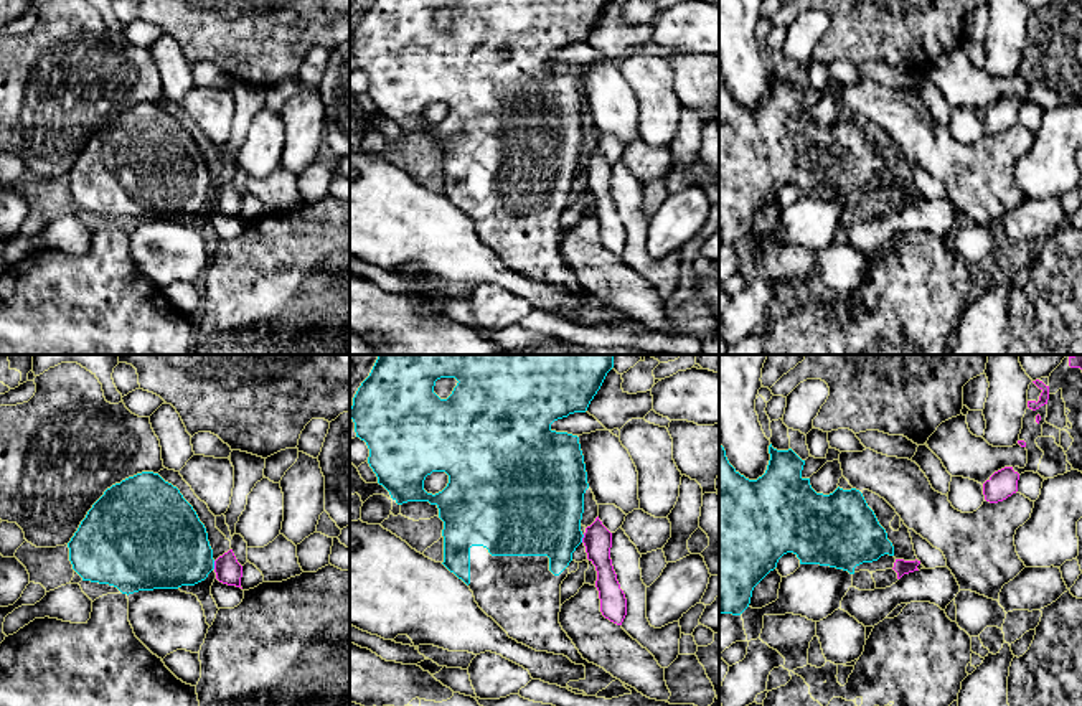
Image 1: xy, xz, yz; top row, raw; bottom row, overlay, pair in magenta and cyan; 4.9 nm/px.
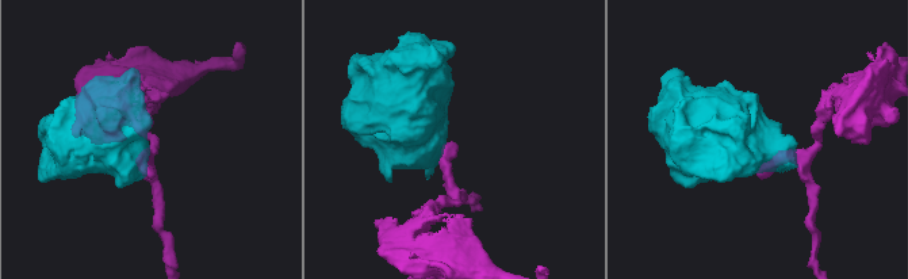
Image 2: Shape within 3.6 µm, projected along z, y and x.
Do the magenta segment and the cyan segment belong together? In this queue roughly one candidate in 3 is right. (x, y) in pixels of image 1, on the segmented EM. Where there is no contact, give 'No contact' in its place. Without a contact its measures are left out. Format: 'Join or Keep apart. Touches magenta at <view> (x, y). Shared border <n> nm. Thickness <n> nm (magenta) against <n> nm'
Keep apart. Touches magenta at xy (215, 564). Shared border 40 nm. Thickness 130 nm (magenta) against 400 nm

